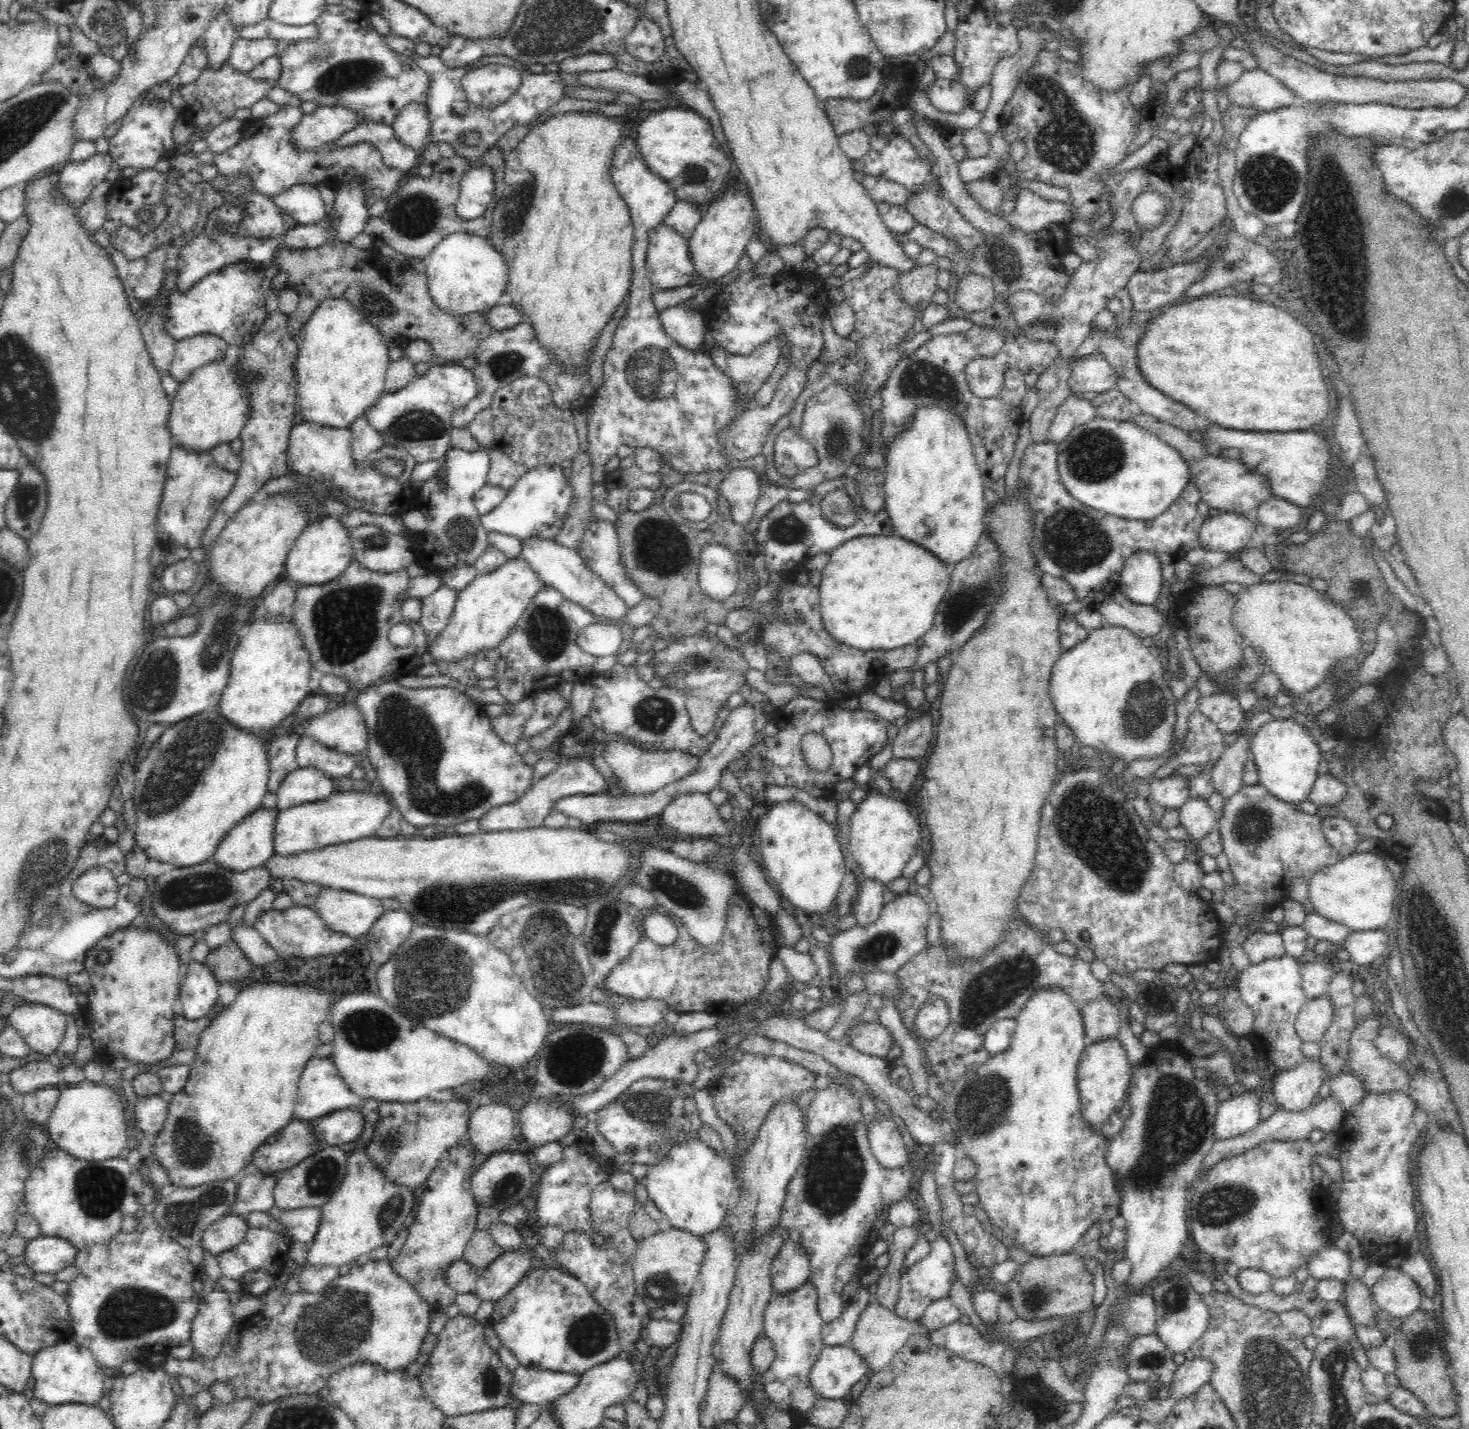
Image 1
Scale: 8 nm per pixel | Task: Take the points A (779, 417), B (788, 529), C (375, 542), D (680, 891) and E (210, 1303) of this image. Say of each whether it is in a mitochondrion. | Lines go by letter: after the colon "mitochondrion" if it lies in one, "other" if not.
A: other
B: mitochondrion
C: mitochondrion
D: mitochondrion
E: other

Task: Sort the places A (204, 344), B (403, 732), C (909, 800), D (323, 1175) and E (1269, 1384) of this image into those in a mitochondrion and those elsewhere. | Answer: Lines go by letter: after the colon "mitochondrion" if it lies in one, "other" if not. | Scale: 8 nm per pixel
A: other
B: mitochondrion
C: other
D: mitochondrion
E: mitochondrion

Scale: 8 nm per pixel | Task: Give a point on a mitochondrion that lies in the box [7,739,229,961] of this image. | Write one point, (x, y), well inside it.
(49, 855)

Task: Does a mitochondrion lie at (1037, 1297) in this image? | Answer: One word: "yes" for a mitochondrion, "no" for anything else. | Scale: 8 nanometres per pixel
yes

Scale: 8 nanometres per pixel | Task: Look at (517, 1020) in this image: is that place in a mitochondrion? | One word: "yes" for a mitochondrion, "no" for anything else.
no

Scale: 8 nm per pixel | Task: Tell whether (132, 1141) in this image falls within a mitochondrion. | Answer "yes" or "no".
no

